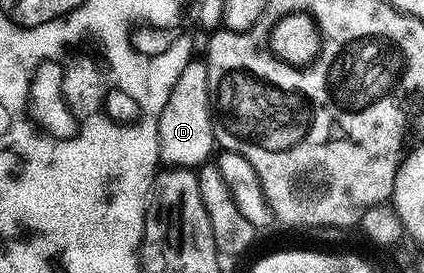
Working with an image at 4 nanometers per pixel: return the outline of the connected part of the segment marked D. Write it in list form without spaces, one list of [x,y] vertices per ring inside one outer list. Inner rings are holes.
[[[193,59],[185,67],[185,71],[181,71],[177,83],[173,83],[173,91],[169,91],[169,103],[165,103],[159,116],[160,162],[164,166],[180,169],[204,164],[217,149],[211,118],[207,62],[203,59]]]

